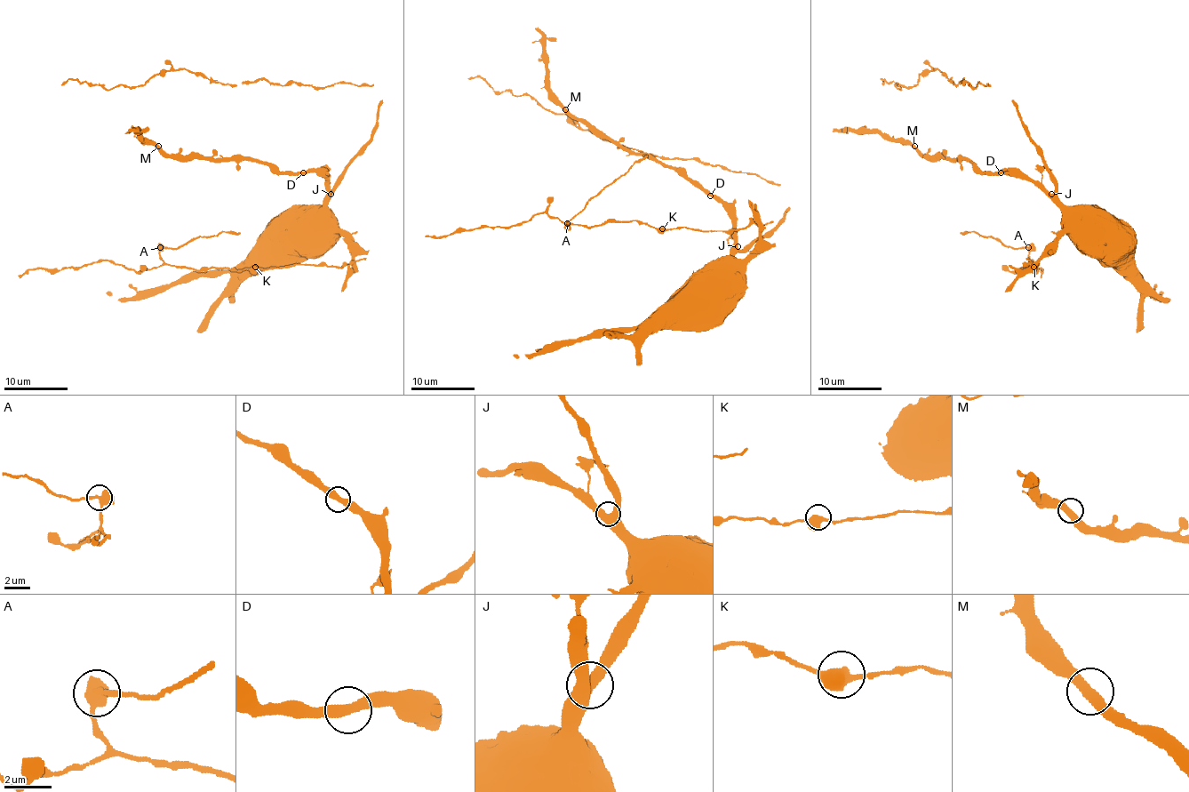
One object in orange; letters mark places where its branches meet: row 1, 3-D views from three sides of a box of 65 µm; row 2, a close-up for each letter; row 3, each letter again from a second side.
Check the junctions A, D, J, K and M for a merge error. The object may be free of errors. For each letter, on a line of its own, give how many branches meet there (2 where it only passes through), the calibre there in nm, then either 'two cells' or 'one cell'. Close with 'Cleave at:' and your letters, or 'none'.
A: 3 branches meet; 420 nm thick; two cells
D: 2 branches meet; 440 nm thick; one cell
J: 3 branches meet; 480 nm thick; one cell
K: 3 branches meet; 400 nm thick; one cell
M: 2 branches meet; 400 nm thick; one cell
Cleave at: A

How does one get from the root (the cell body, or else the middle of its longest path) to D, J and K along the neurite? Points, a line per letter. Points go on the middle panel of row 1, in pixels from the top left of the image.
D: (724, 275), (714, 266), (730, 254), (734, 243), (734, 222), (731, 212), (710, 196)
J: (724, 275), (714, 266), (738, 246)
K: (724, 275), (714, 266), (744, 262), (758, 240), (758, 226), (750, 222), (730, 230), (662, 228)

